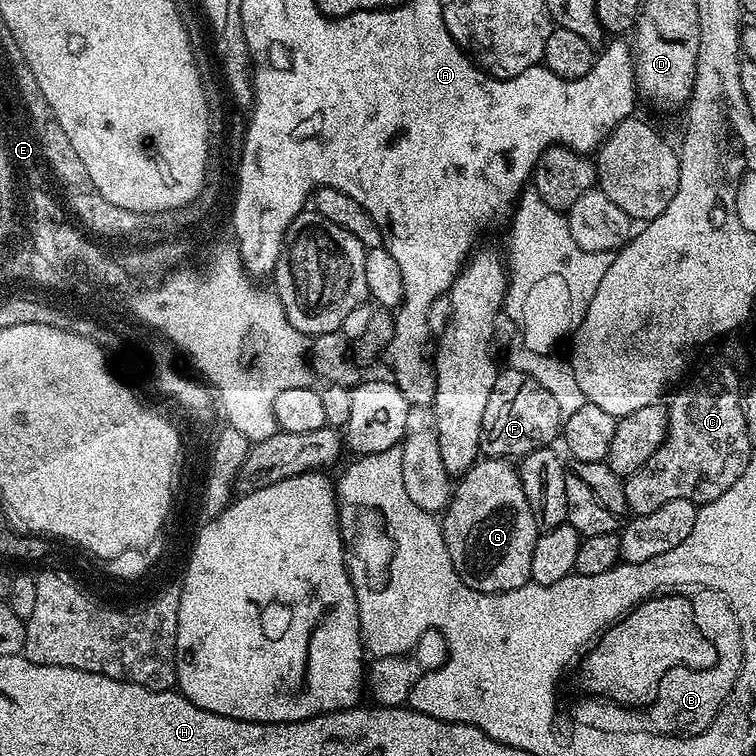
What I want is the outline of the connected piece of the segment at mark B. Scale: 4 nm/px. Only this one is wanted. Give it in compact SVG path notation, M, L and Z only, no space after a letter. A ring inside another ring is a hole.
M710 588L697 589L694 594L691 595L690 599L694 610L695 626L701 631L708 643L713 646L713 651L716 653L716 664L707 669L706 673L699 668L675 667L662 676L654 702L658 705L658 708L654 707L654 724L660 730L698 730L701 728L703 731L707 731L732 693L741 666L744 664L744 639L741 632L741 620L733 610L732 605L720 592Z

